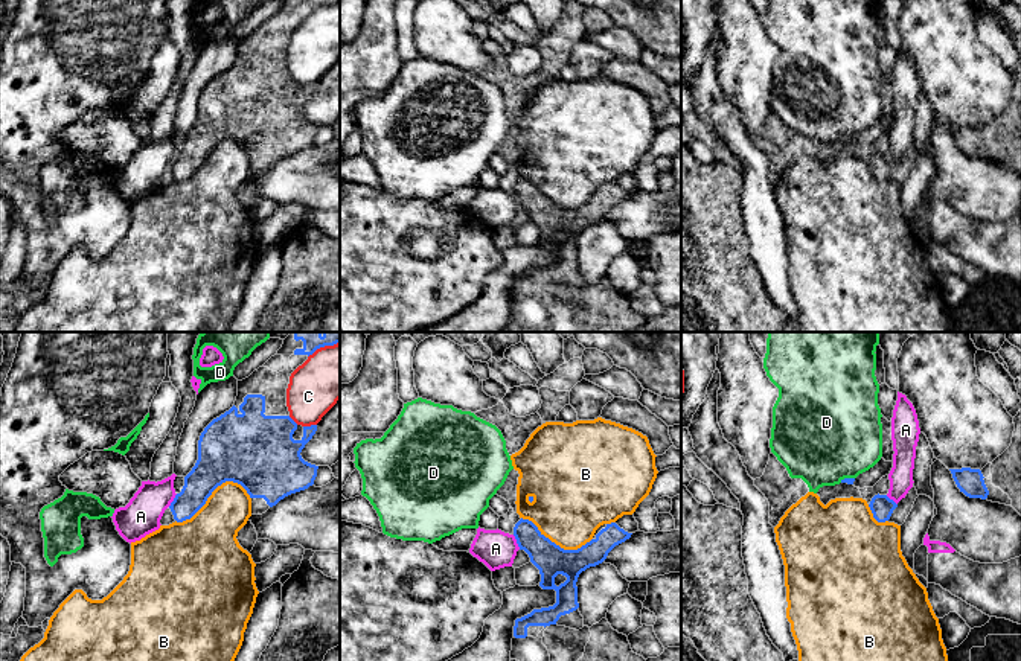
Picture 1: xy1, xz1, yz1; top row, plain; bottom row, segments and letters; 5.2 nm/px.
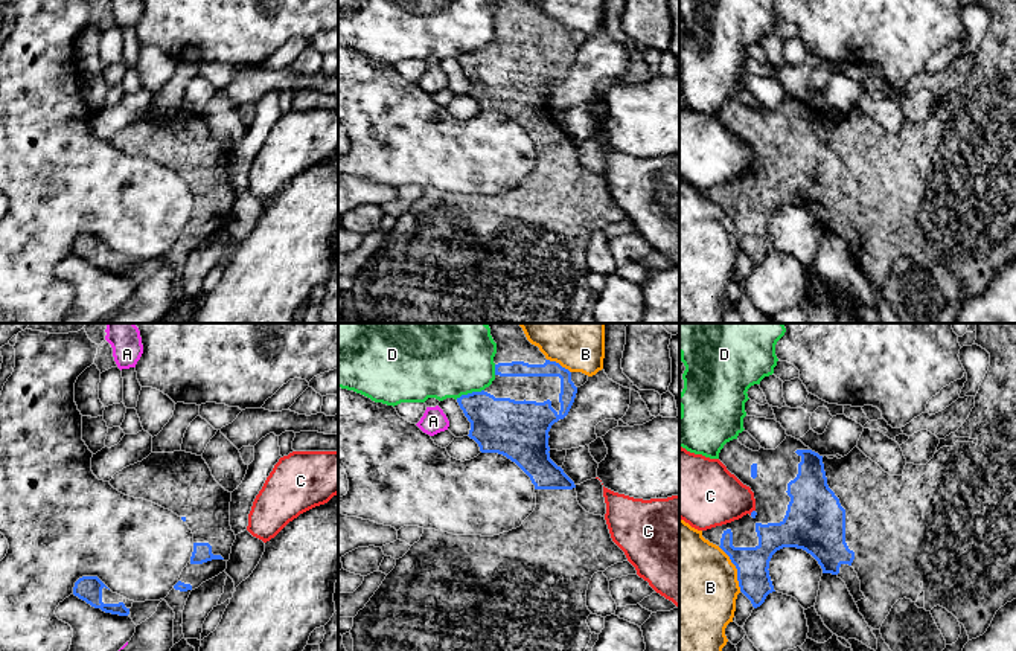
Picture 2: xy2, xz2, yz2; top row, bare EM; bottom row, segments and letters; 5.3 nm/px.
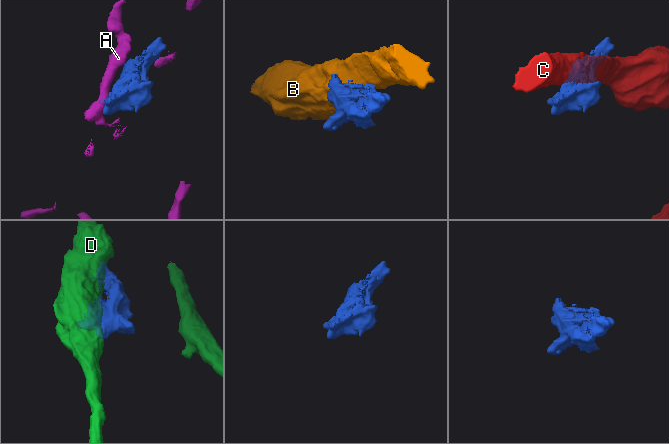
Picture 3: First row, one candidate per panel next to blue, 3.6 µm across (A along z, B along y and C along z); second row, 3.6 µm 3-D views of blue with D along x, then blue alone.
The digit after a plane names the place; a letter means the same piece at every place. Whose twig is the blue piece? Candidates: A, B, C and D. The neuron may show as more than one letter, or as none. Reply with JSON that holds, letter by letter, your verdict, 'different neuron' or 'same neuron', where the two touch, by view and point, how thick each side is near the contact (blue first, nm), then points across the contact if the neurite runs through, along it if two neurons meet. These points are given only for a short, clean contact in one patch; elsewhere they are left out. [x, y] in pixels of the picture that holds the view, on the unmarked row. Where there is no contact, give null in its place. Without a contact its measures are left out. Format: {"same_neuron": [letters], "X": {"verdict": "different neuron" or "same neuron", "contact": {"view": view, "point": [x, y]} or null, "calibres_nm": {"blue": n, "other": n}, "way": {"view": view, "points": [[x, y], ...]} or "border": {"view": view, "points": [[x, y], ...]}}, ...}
{"same_neuron": [], "A": {"verdict": "different neuron", "contact": {"view": "xz1", "point": [517, 201]}, "calibres_nm": {"blue": 170, "other": 200}, "border": {"view": "xz1", "points": [[512, 194], [520, 207]]}}, "B": {"verdict": "different neuron", "contact": {"view": "xy1", "point": [211, 153]}, "calibres_nm": {"blue": 320, "other": 300}}, "C": {"verdict": "different neuron", "contact": {"view": "xy1", "point": [311, 84]}, "calibres_nm": {"blue": 280, "other": 280}}, "D": {"verdict": "different neuron", "contact": {"view": "xz2", "point": [469, 52]}, "calibres_nm": {"blue": 300, "other": 300}}}

